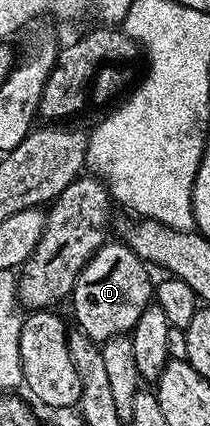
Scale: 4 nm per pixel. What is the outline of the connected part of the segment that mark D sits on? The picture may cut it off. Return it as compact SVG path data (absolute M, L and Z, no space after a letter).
M106 242L83 266L73 287L71 305L76 327L87 333L94 342L104 342L129 334L139 316L150 306L155 296L155 284L149 281L150 269L123 242Z

